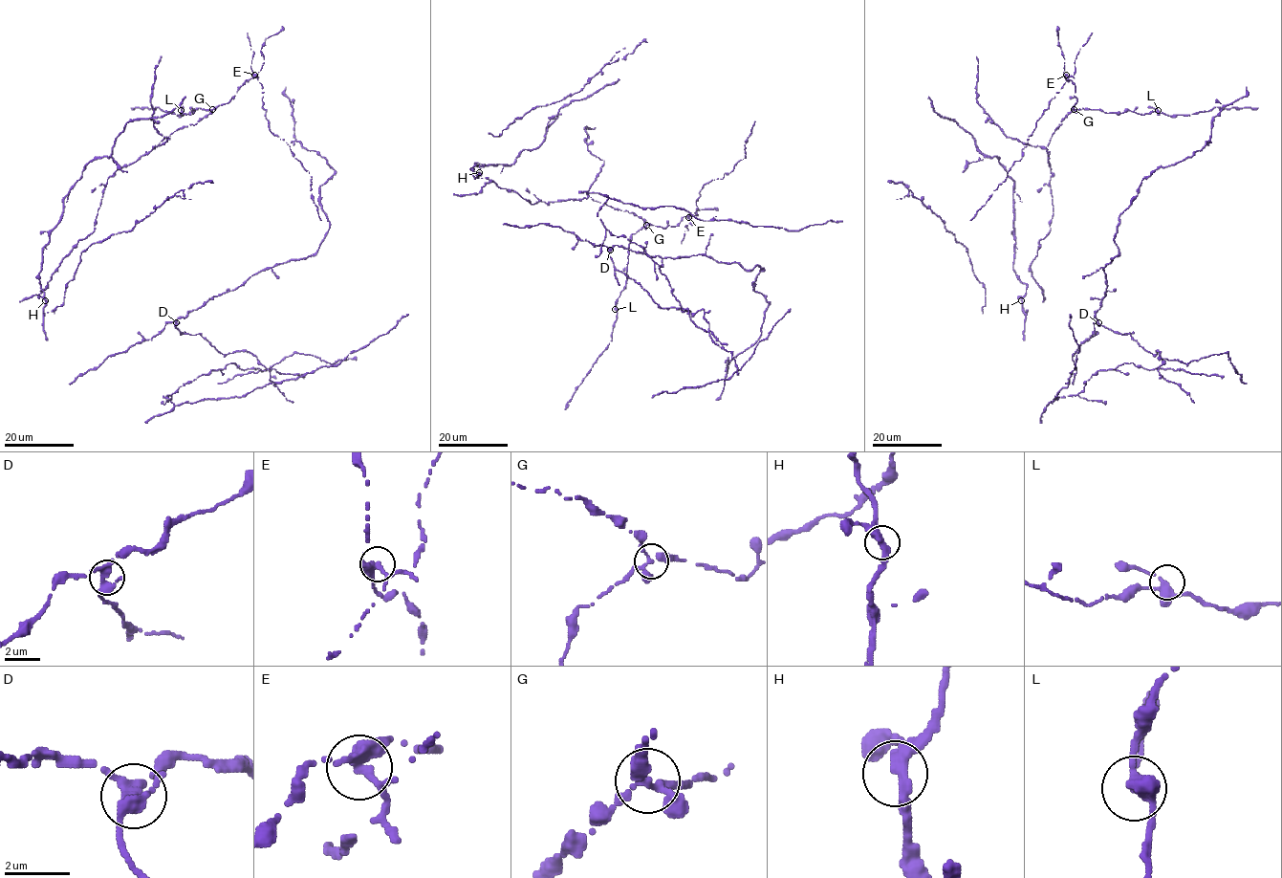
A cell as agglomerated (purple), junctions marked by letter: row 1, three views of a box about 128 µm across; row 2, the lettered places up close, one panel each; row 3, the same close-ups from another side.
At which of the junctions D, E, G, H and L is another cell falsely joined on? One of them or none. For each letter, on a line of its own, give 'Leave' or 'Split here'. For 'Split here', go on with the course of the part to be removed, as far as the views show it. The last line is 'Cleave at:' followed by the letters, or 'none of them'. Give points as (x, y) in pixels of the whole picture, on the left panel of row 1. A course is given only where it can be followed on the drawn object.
D: Leave
E: Split here. Course of the part to remove: (254, 75), (262, 87), (262, 108), (267, 110), (269, 129), (288, 144), (309, 172), (312, 198), (321, 220)
G: Leave
H: Leave
L: Leave
Cleave at: E

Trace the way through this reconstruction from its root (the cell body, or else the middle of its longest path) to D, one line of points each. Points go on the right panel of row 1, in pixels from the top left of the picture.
D: (1073, 361), (1072, 356), (1081, 342), (1090, 340), (1094, 323), (1098, 322)

